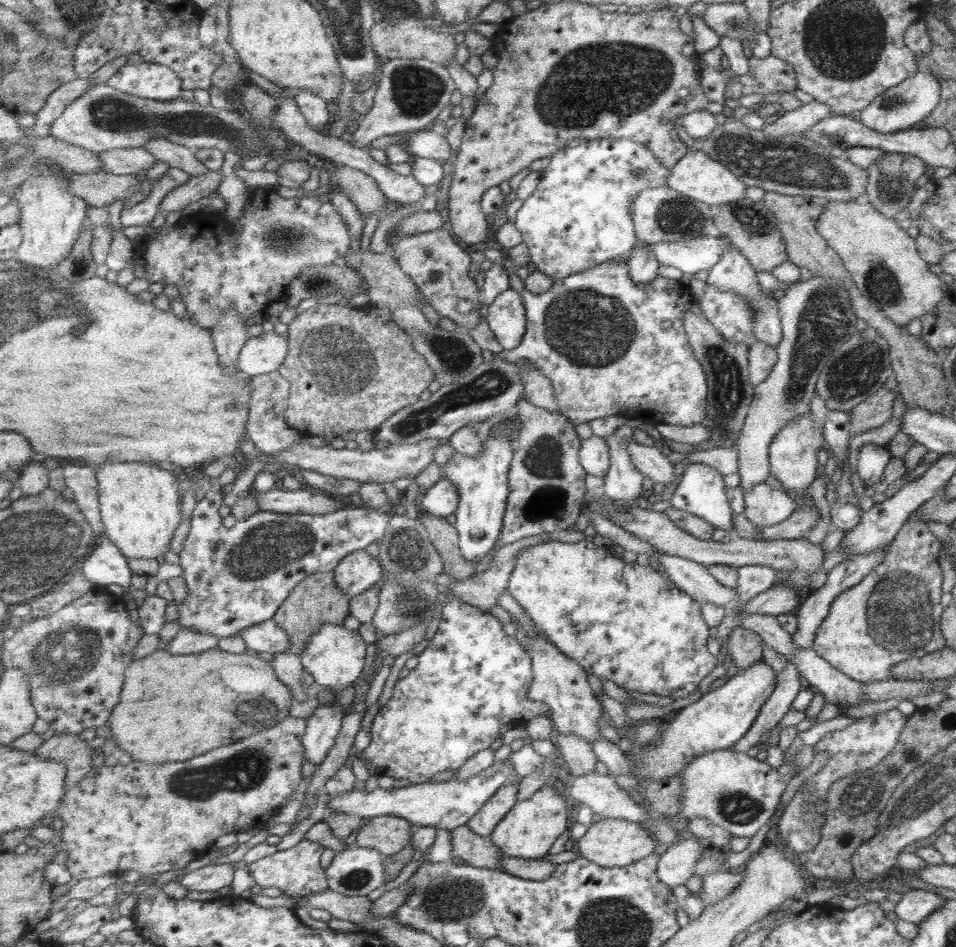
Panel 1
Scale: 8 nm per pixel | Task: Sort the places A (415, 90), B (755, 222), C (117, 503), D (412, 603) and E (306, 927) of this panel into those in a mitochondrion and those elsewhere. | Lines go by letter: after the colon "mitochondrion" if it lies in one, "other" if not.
A: mitochondrion
B: mitochondrion
C: other
D: mitochondrion
E: other

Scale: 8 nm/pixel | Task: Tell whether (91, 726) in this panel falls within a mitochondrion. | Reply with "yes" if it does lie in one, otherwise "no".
no

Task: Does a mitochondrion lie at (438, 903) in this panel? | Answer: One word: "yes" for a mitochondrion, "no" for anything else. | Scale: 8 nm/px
yes

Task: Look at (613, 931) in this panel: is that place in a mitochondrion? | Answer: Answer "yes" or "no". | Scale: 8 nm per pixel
yes

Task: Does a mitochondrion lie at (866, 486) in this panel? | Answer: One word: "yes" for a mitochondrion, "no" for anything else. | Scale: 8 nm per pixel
no

